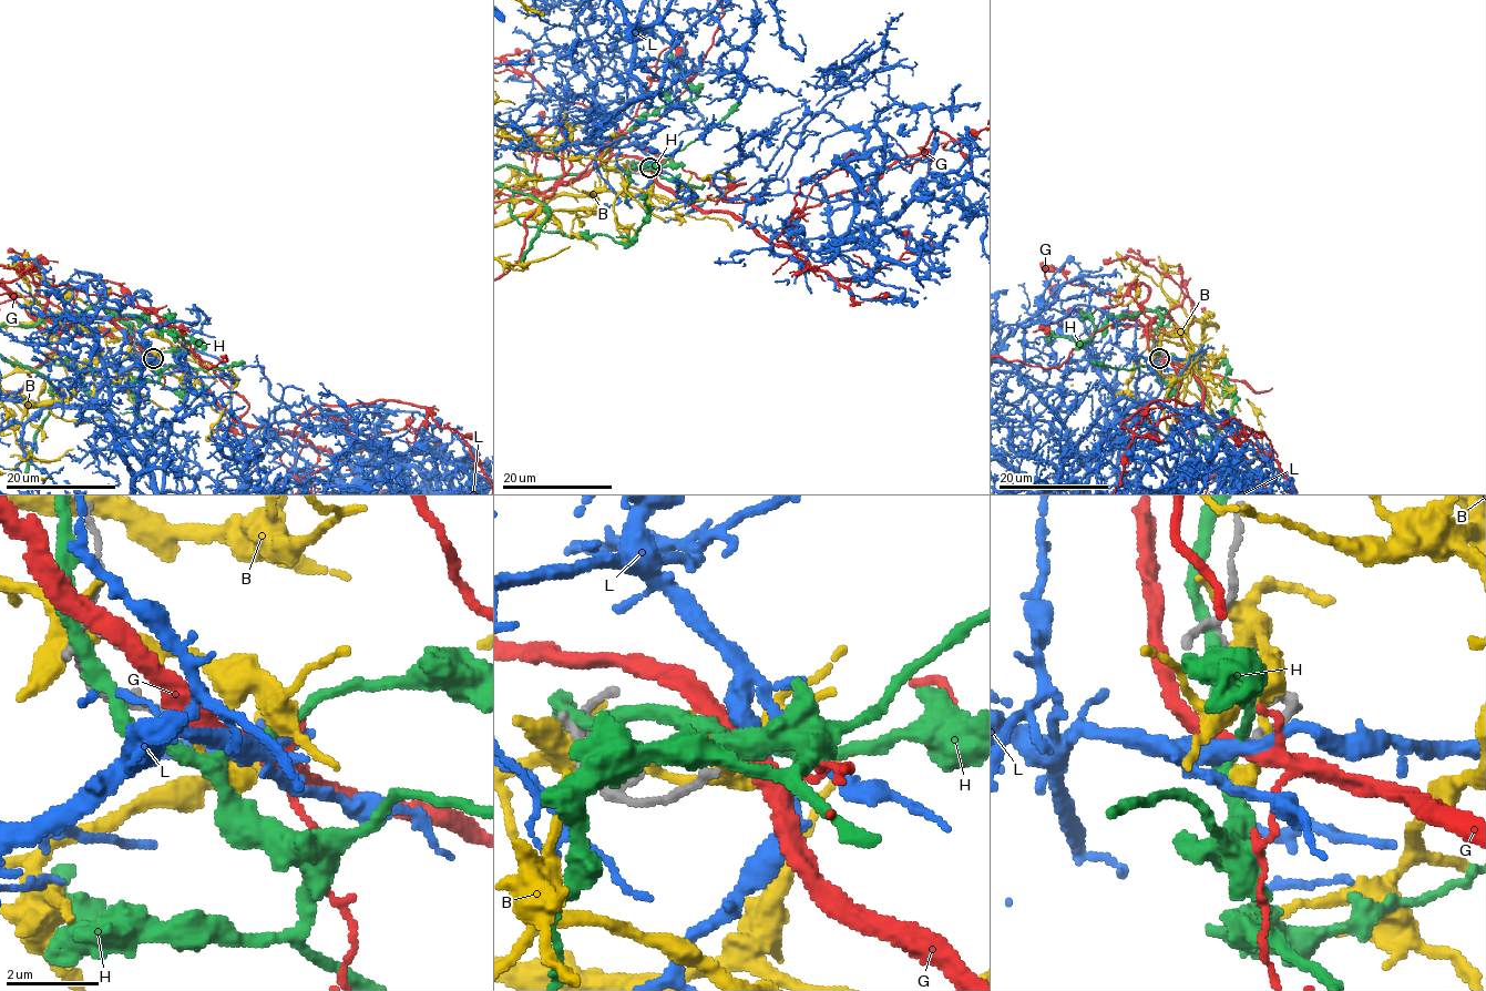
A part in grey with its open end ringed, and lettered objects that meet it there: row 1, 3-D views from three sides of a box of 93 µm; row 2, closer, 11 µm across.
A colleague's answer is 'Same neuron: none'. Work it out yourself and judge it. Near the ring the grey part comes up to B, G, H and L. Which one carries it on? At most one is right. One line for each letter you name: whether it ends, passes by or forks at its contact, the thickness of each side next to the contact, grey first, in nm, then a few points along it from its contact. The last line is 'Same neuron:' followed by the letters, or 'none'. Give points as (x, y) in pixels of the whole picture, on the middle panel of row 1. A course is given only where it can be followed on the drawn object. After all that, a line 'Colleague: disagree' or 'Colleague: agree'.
L: it passes by | 160/280 nm
Same neuron: L
Colleague: disagree

